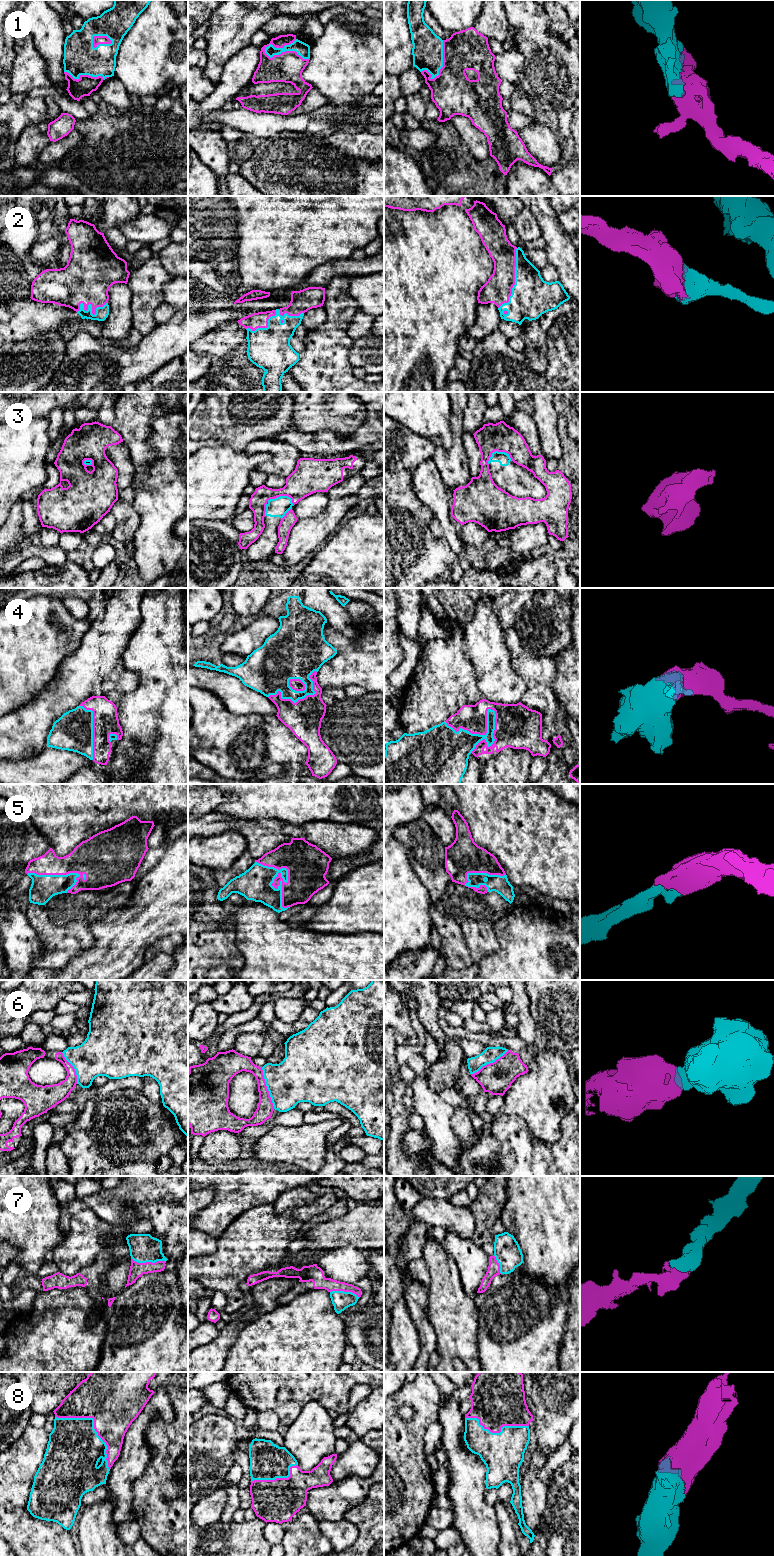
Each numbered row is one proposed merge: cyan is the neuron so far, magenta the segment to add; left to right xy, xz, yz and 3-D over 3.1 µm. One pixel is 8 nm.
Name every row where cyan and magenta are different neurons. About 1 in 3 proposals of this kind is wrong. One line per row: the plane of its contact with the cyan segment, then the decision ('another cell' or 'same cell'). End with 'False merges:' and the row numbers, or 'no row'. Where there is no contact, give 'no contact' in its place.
1: contact in xz; same cell
2: contact in yz; same cell
3: contact in yz; another cell
4: contact in yz; same cell
5: contact in xz; same cell
6: contact in xz; another cell
7: contact in xy; same cell
8: contact in xy; same cell
False merges: 3, 6

